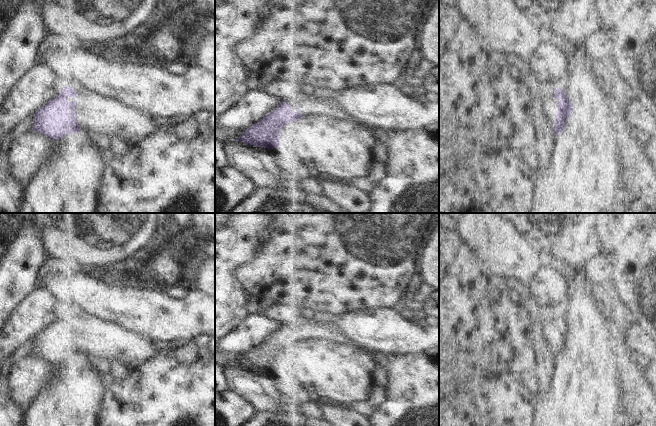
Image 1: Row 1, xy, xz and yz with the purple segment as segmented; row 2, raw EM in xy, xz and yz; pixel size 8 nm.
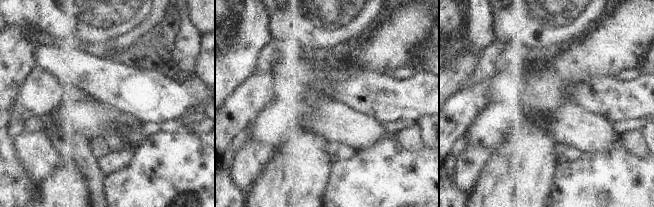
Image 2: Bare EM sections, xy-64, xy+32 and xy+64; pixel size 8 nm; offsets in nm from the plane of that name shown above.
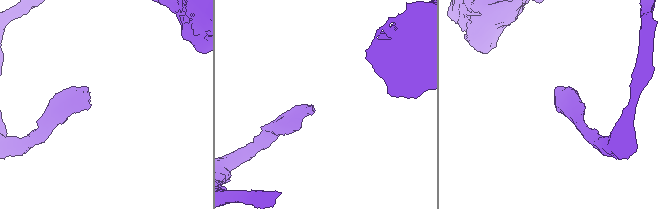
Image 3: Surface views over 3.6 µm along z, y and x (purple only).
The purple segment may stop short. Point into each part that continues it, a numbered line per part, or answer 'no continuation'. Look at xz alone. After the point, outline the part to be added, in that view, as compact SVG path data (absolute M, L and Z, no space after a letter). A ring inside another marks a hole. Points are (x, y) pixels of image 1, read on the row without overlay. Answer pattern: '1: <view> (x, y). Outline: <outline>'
1: xz (309, 327). Outline: M306 314L300 320L292 320L285 323L287 328L291 329L292 336L298 333L303 340L320 339L320 340L335 340L339 342L353 343L342 331L330 323L321 324L317 316Z

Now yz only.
1: yz (551, 332). Outline: M549 313L547 323L546 323L546 335L551 350L553 350L555 344L555 339L557 335L557 331L556 331L557 325L558 324L553 321L553 313Z

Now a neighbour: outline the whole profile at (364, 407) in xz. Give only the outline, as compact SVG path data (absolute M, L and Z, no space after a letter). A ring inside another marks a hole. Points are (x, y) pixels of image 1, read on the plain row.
M359 400L357 402L353 402L349 405L349 407L352 410L356 410L363 414L364 416L371 417L374 411L376 410L376 407L372 406L368 401L366 400Z

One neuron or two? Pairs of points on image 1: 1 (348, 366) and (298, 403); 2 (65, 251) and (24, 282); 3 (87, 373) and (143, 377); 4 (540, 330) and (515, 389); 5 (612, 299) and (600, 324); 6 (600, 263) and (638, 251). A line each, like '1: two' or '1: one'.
1: two
2: two
3: two
4: two
5: two
6: two

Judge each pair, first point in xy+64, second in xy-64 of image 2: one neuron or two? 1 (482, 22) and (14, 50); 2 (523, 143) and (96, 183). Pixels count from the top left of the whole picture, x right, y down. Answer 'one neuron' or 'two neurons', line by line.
1: one neuron
2: two neurons

